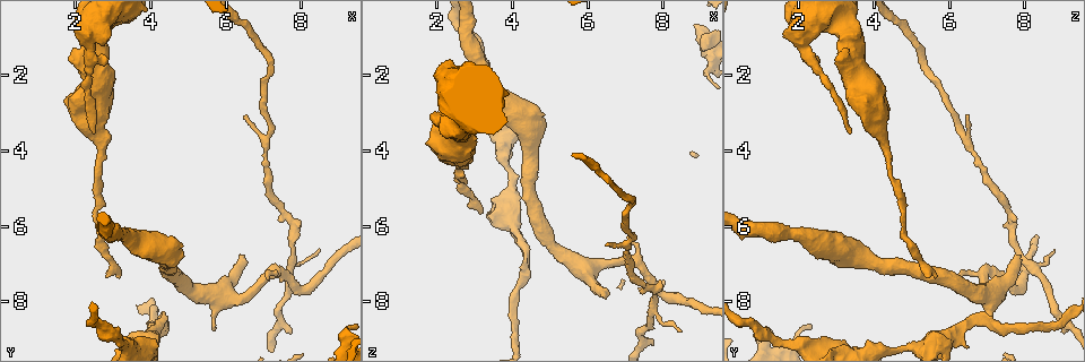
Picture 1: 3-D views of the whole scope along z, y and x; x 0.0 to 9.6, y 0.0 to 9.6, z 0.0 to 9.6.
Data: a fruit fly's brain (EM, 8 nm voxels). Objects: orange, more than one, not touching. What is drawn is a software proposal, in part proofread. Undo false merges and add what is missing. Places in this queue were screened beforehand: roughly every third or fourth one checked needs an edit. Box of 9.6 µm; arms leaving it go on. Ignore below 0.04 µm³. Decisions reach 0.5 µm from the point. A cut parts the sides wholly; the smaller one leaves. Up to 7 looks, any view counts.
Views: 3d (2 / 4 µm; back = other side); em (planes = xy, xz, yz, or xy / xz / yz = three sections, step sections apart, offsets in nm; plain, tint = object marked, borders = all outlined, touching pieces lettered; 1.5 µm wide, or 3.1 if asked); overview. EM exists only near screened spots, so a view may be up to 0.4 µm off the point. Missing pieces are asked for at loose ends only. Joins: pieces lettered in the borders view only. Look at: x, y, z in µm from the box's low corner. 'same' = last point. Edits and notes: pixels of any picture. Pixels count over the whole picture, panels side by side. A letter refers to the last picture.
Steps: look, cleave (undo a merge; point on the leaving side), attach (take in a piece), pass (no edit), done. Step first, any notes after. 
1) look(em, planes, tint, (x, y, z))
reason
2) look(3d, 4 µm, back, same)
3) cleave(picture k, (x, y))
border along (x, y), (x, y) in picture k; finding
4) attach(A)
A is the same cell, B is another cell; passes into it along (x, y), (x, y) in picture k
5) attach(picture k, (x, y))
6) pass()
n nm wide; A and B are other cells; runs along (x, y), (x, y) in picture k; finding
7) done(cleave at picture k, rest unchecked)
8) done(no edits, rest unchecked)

look(3d, 2 µm, (7.05, 4.05, 6.65))
narrows sharply

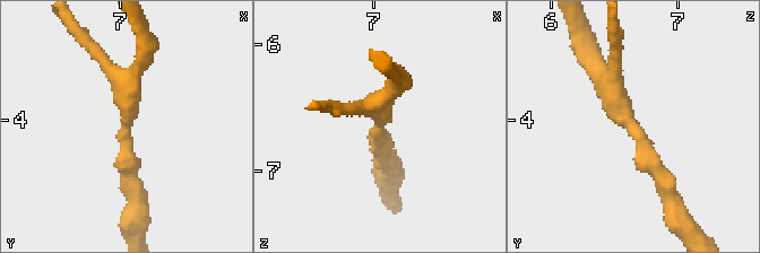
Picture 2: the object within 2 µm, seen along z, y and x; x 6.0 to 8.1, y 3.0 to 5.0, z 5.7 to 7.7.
look(em, planes, borders, (7.06, 4.06, 6.60))
now the EM

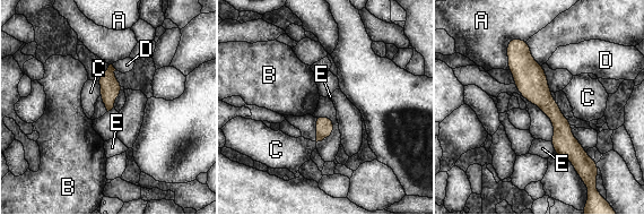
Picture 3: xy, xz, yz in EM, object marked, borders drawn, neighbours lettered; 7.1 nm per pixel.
pass()
A, B, C, D and E are other cells; runs along (519, 43), (577, 164) in picture 3; all the same neuron

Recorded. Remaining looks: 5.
look(em, planes, borders, (6.50, 6.70, 7.80))
free end

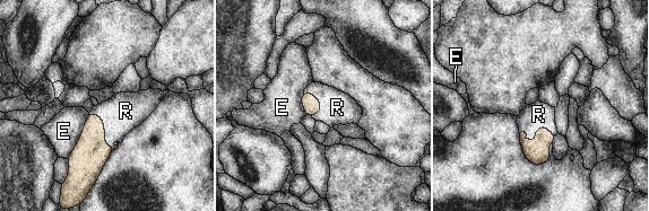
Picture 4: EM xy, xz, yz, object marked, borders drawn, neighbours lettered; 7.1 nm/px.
attach(R)
R is the same cell, E is another cell; it goes on there

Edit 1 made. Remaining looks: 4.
done(attach at picture 4, rest unchecked)

